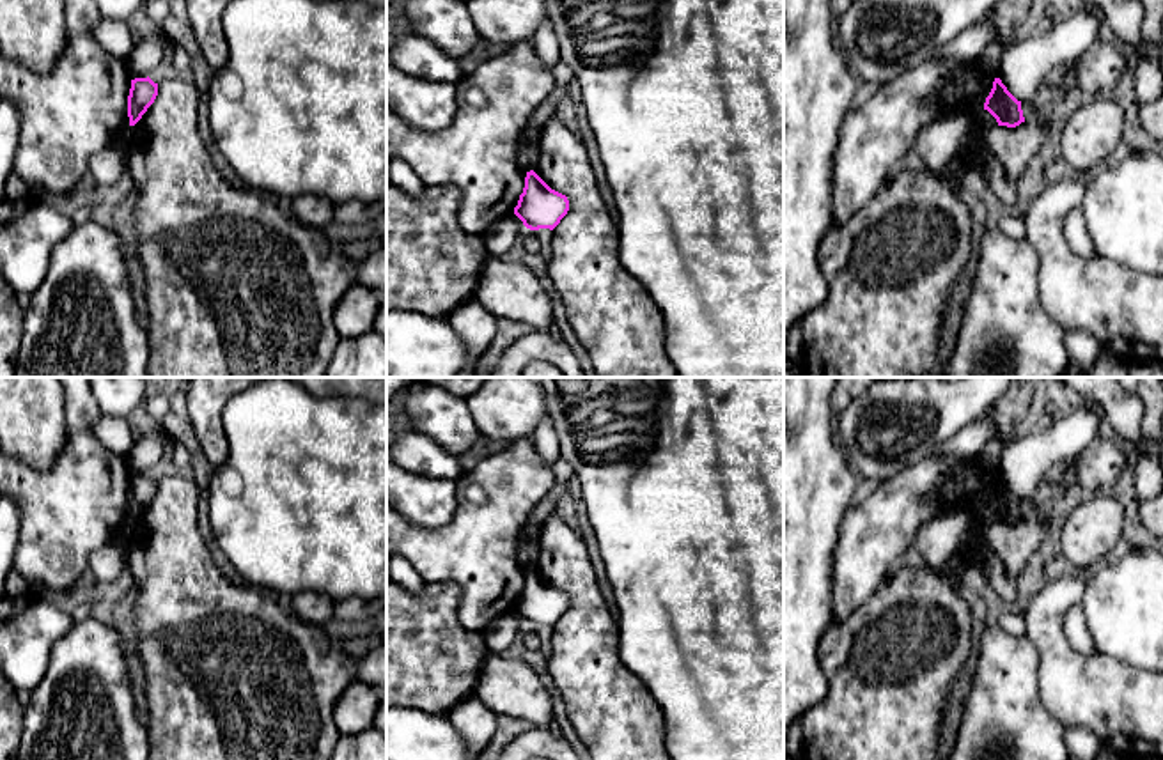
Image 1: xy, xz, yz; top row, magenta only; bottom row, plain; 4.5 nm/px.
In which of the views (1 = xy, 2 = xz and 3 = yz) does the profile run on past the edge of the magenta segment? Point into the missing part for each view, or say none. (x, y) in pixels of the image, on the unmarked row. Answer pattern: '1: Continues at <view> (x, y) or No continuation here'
1: No continuation here
2: No continuation here
3: No continuation here

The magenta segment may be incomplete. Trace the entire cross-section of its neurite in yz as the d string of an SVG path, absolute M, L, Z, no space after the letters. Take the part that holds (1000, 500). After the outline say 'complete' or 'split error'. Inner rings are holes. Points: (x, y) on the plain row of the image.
M995 475L984 507L996 516L998 523L1016 524L1025 519L1021 498L1007 487L1000 475Z | complete

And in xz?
M534 567L527 569L525 585L514 611L530 627L553 627L569 608L566 592L551 586Z | complete

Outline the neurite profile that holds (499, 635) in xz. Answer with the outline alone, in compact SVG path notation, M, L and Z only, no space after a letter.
M512 609L491 622L482 631L482 636L491 652L502 654L512 645L512 641L523 631L523 627L523 618Z

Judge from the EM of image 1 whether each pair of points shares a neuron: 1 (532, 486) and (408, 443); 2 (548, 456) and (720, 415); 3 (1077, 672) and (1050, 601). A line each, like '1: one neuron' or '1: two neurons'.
1: two neurons
2: two neurons
3: one neuron

